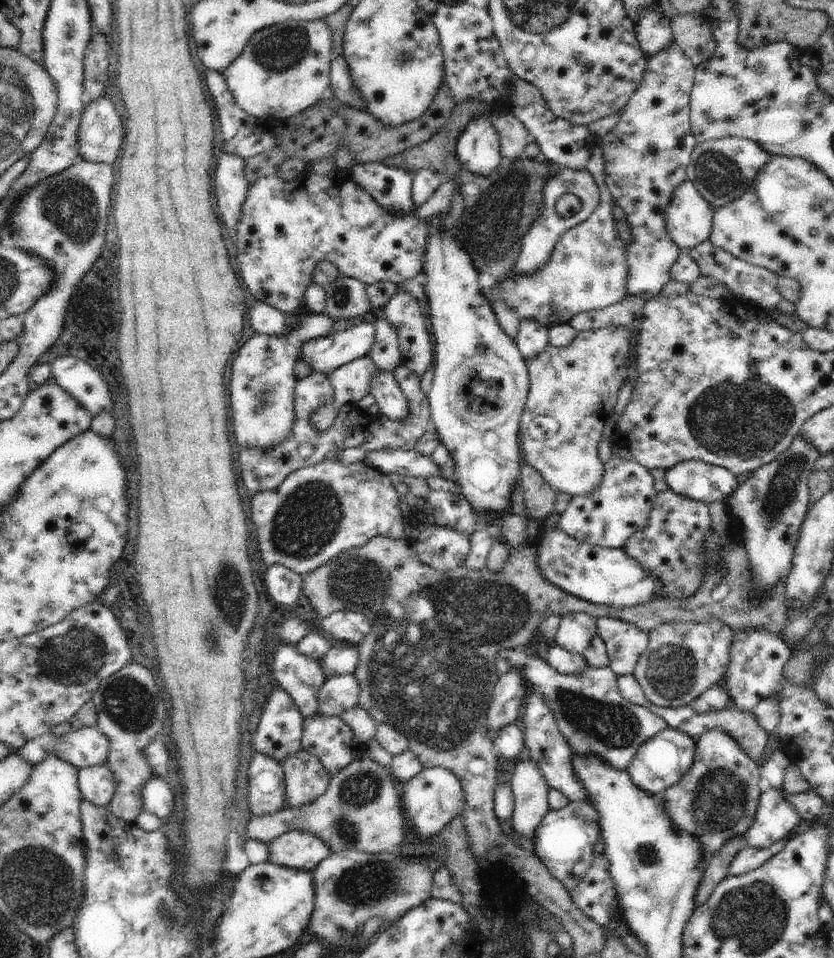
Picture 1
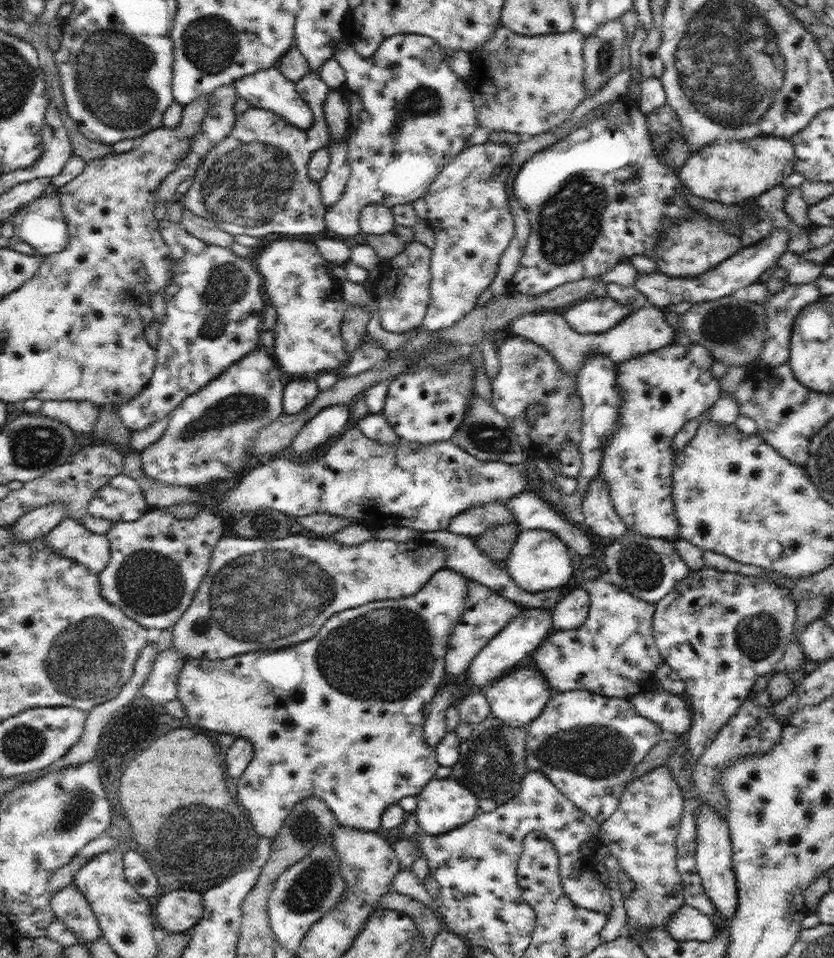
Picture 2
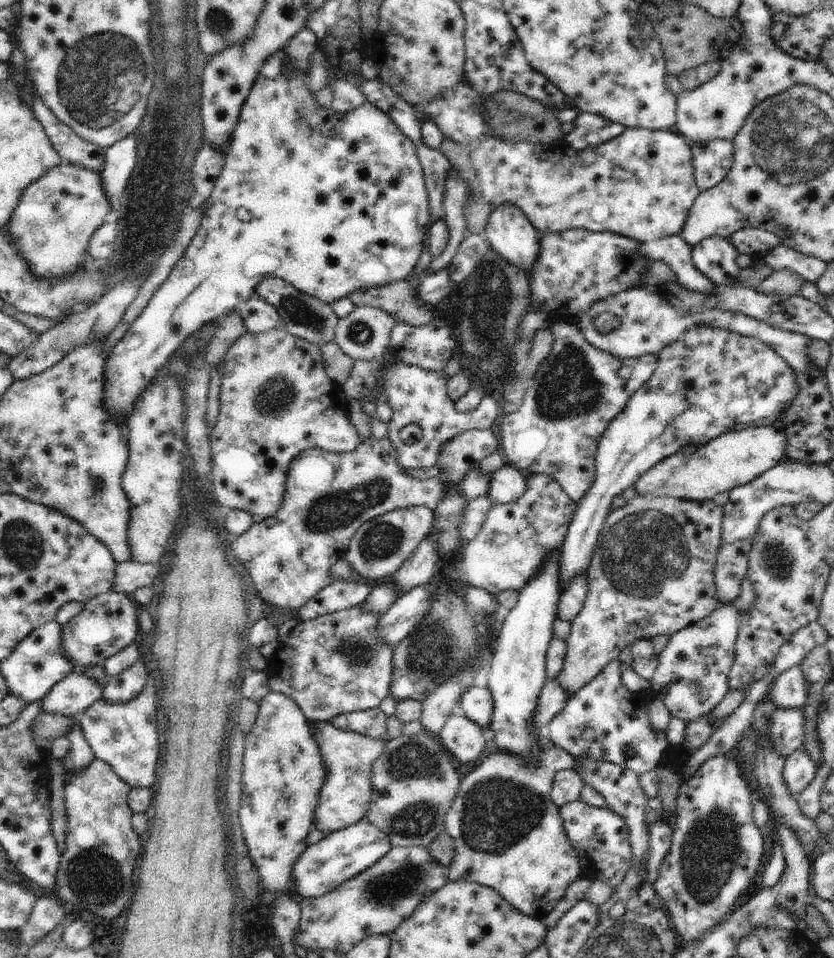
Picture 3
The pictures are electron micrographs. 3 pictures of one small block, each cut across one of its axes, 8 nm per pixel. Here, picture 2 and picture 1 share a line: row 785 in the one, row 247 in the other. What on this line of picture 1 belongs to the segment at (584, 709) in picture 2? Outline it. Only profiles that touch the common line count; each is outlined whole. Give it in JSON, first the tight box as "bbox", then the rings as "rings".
{"bbox":[483,144,627,327],"rings":[[[600,144],[592,148],[592,156],[586,163],[586,169],[599,181],[601,197],[596,212],[576,228],[562,234],[550,260],[538,272],[530,276],[511,275],[503,280],[497,280],[490,290],[483,290],[491,304],[502,300],[506,306],[518,312],[521,320],[534,318],[544,326],[550,327],[568,323],[580,312],[610,306],[627,295],[627,244],[616,228],[616,214],[613,212],[615,202],[604,183],[606,166],[604,150]]]}

